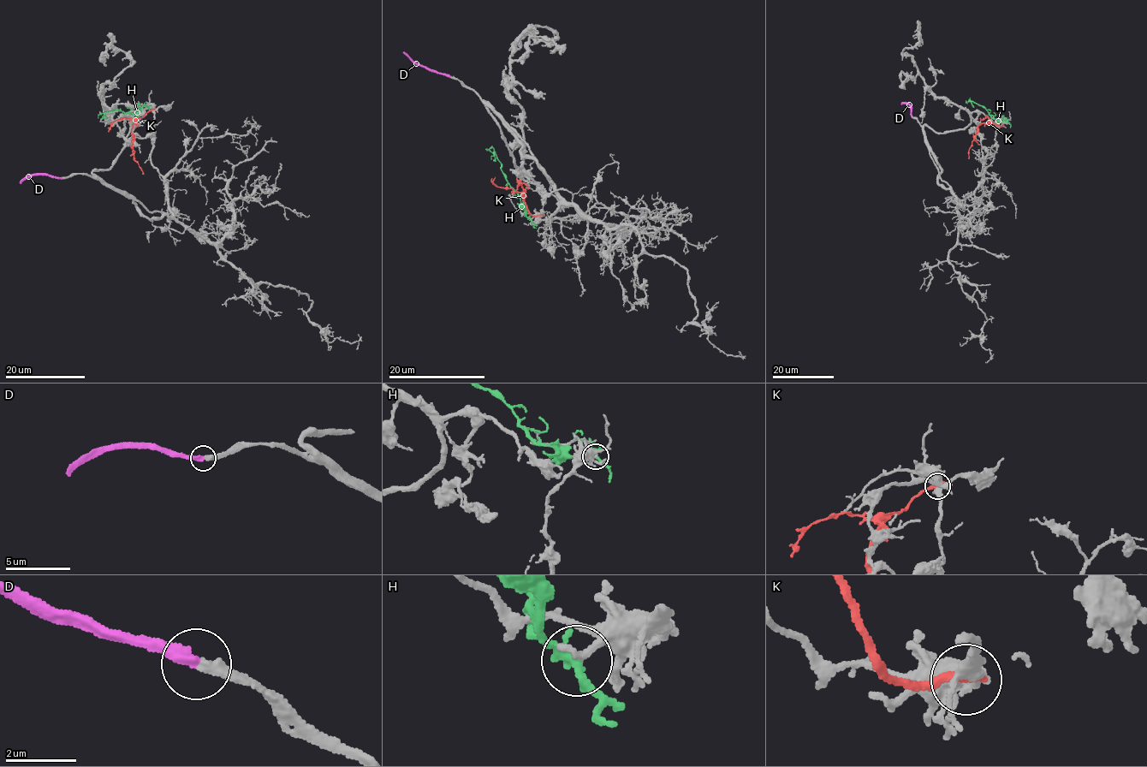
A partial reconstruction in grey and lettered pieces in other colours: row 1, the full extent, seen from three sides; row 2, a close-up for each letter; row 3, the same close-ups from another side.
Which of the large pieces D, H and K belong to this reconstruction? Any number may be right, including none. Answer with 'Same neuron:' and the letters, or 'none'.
Same neuron: D

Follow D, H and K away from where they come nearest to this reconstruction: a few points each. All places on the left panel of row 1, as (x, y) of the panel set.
D: (62, 178), (33, 175), (24, 178), (20, 182)
H: (145, 107), (133, 114), (120, 110), (107, 112), (100, 119)
K: (153, 109), (138, 119), (132, 131), (133, 157), (142, 174)

